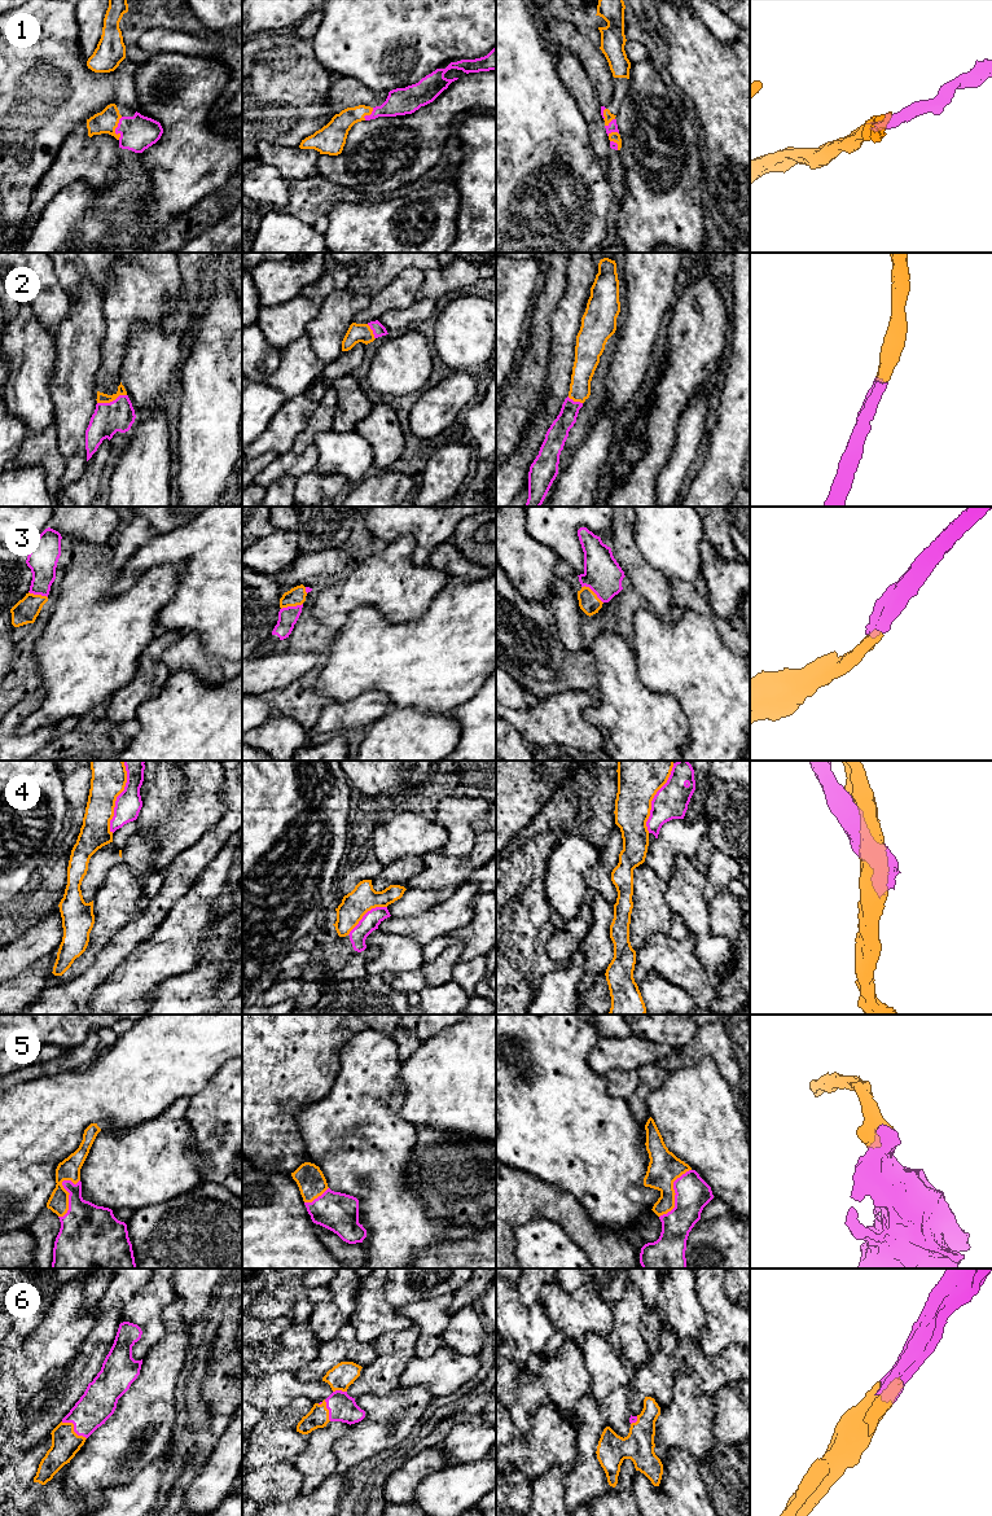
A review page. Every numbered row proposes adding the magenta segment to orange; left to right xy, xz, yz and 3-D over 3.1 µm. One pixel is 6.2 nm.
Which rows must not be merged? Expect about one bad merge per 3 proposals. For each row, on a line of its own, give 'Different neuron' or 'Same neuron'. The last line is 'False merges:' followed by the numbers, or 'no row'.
1: Same neuron
2: Same neuron
3: Same neuron
4: Different neuron
5: Same neuron
6: Same neuron
False merges: 4

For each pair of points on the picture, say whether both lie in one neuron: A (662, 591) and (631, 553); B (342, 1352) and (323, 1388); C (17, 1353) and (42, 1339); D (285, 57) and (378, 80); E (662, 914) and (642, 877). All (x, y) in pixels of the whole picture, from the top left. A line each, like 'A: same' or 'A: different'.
A: same
B: different
C: same
D: different
E: same

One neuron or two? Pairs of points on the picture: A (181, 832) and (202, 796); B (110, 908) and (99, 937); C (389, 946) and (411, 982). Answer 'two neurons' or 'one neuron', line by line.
A: one neuron
B: one neuron
C: two neurons

